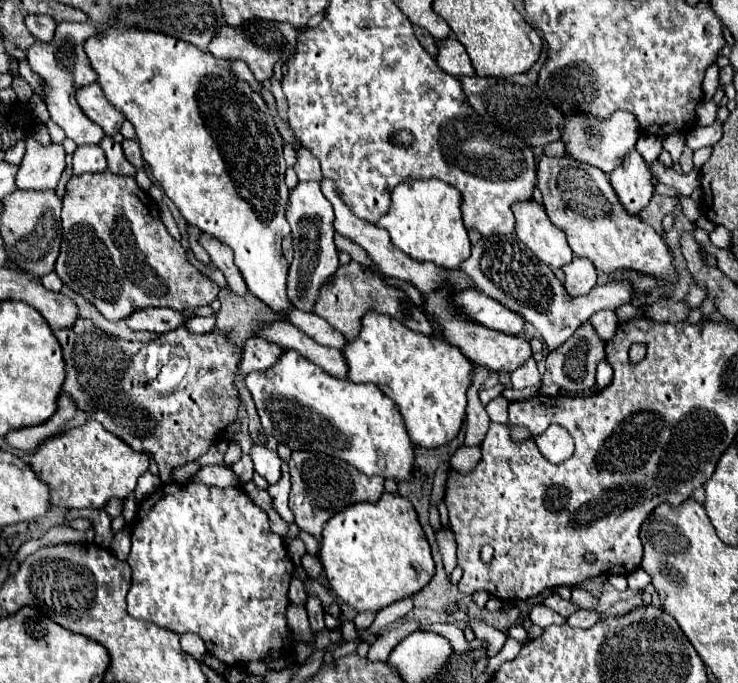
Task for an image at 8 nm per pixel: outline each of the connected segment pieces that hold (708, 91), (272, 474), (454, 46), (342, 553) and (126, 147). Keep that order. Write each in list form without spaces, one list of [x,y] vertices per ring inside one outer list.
[[[711,64],[707,68],[705,78],[703,78],[703,94],[705,94],[705,98],[713,98],[717,86],[719,86],[719,66]]]
[[[259,444],[251,448],[251,458],[255,464],[255,470],[269,482],[275,484],[281,478],[281,458],[277,456],[277,452],[269,450],[267,446]]]
[[[455,38],[435,40],[437,44],[437,64],[443,72],[453,76],[471,76],[475,74],[473,64],[465,52],[465,48]]]
[[[385,492],[379,502],[353,504],[351,508],[345,508],[343,512],[339,512],[339,516],[333,516],[323,528],[319,560],[323,564],[329,588],[347,606],[355,608],[357,612],[365,612],[365,610],[379,612],[381,608],[397,600],[417,594],[433,578],[433,572],[435,572],[431,548],[419,524],[413,504],[407,498],[391,492]]]
[[[123,140],[123,152],[125,152],[125,158],[137,168],[141,170],[143,168],[143,158],[141,158],[141,148],[139,148],[139,142],[137,140]]]

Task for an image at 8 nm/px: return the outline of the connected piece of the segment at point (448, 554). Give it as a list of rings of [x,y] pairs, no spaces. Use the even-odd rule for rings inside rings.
[[[443,528],[441,532],[437,532],[437,542],[439,542],[439,550],[441,550],[441,556],[443,556],[443,566],[445,566],[445,572],[447,576],[453,572],[453,568],[457,566],[457,560],[455,560],[455,534],[447,528]]]

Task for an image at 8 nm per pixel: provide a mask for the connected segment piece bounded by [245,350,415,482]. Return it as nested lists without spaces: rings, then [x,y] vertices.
[[[285,350],[273,368],[265,372],[251,372],[249,376],[245,376],[245,384],[257,404],[263,432],[275,436],[291,450],[329,452],[349,462],[367,476],[383,476],[405,482],[413,474],[413,444],[403,418],[399,416],[399,408],[395,408],[395,402],[383,396],[383,392],[379,392],[375,384],[353,384],[349,380],[333,378],[319,366],[311,364],[307,358],[299,356],[295,350]]]

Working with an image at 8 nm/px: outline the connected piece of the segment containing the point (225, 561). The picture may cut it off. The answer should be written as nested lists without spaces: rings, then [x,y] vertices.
[[[165,484],[157,488],[149,498],[141,500],[137,520],[133,524],[131,532],[131,590],[127,592],[127,612],[145,622],[153,622],[157,626],[163,626],[175,634],[185,634],[193,632],[201,636],[201,640],[207,646],[207,652],[213,654],[217,660],[221,660],[227,666],[239,666],[251,660],[263,660],[271,650],[283,650],[291,646],[291,632],[287,628],[287,618],[285,610],[289,606],[289,580],[293,576],[293,562],[287,556],[287,546],[281,536],[273,534],[269,528],[269,518],[267,514],[253,504],[253,500],[247,496],[243,488],[205,488],[205,484]]]

